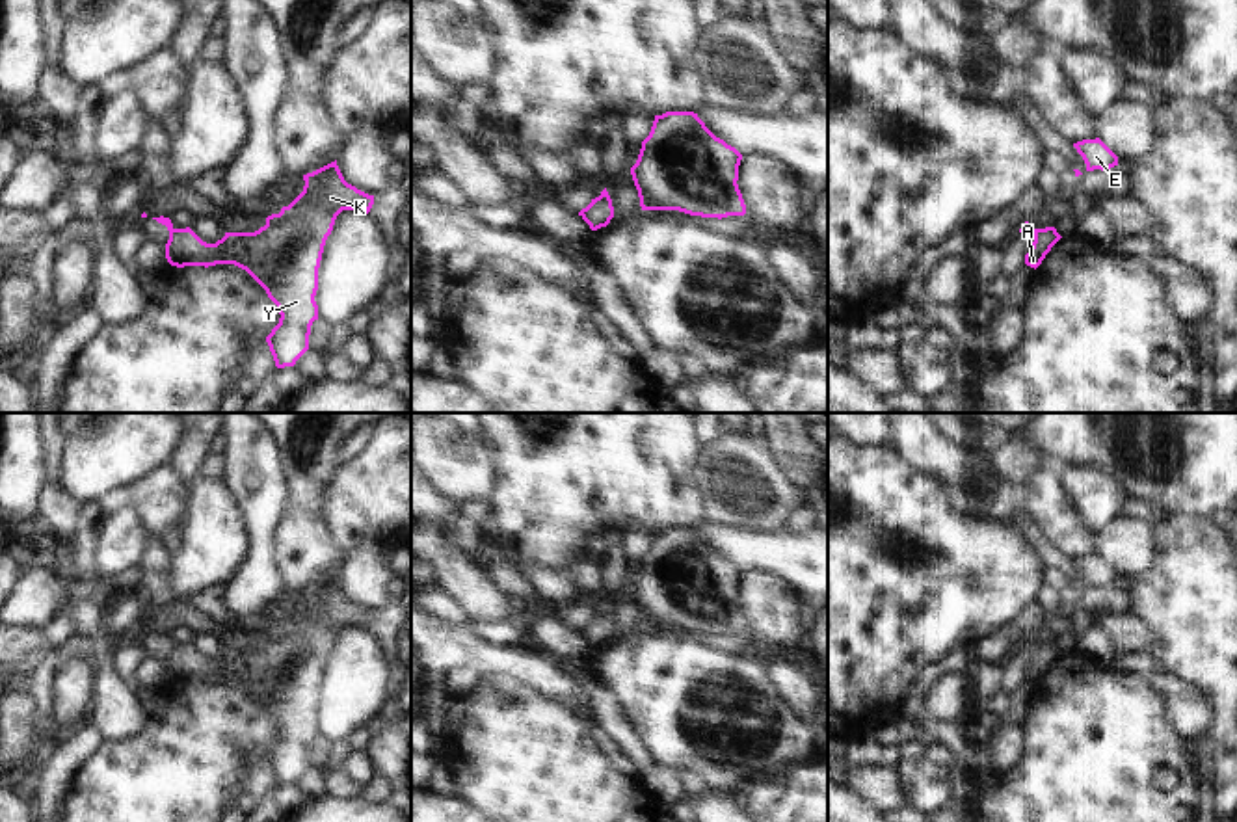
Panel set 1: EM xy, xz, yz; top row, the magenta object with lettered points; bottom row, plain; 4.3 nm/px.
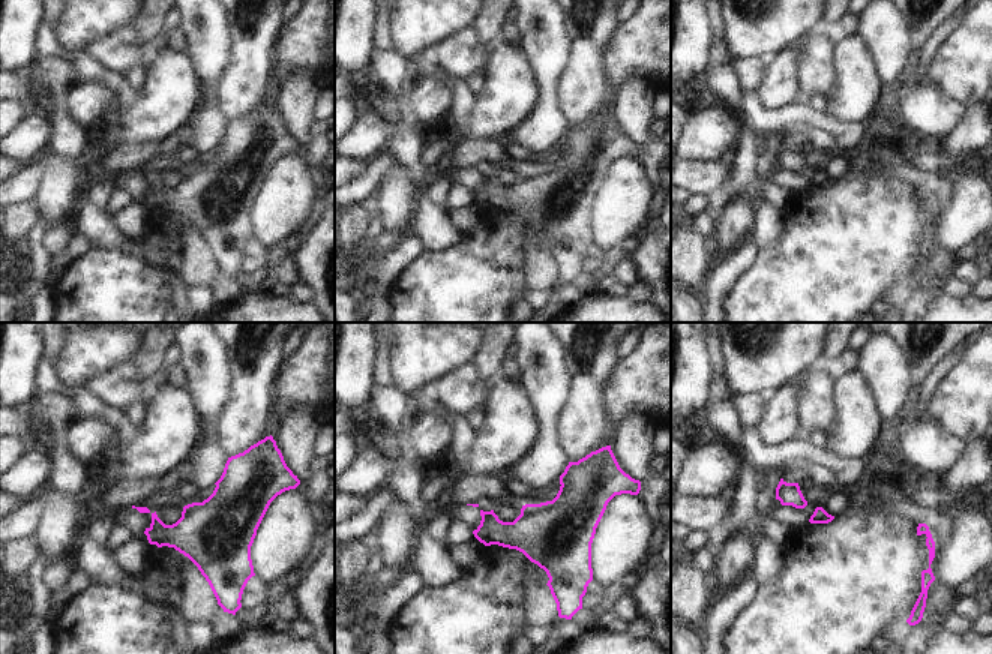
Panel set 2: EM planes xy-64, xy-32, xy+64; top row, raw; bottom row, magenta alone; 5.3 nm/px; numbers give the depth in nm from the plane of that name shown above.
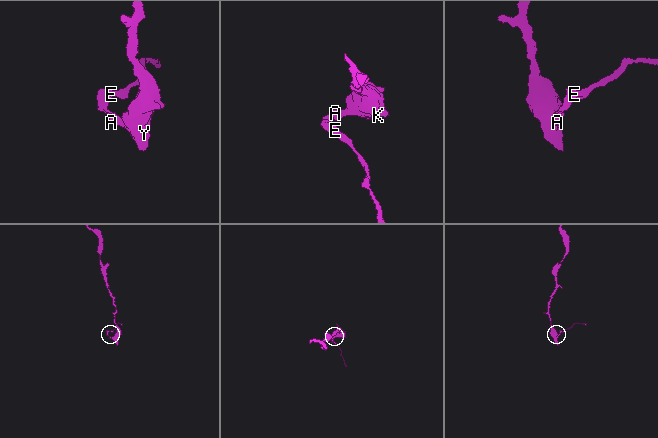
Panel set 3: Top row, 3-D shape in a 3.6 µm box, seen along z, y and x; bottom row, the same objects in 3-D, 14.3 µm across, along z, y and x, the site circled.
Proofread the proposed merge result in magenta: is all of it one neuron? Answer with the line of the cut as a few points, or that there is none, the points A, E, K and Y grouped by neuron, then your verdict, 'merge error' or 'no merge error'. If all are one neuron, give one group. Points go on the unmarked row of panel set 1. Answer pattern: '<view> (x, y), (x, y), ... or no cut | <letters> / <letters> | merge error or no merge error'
xz (590, 622), (583, 633) | A K Y / E | merge error

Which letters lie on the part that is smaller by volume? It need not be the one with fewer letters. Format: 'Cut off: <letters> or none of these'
Cut off: E

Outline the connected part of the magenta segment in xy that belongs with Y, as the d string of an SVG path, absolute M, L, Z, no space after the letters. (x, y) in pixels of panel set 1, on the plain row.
M337 577L303 591L303 608L279 630L266 634L266 642L255 649L225 649L216 660L203 658L190 643L175 645L166 660L166 675L171 683L216 683L234 681L246 686L268 710L279 725L279 740L266 753L275 783L294 783L309 766L311 742L318 736L314 718L318 707L318 684L327 653L342 627L359 627L368 630L374 612L368 612L348 601L337 582Z

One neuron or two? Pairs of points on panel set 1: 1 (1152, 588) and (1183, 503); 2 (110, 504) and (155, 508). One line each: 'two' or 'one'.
1: two
2: one

